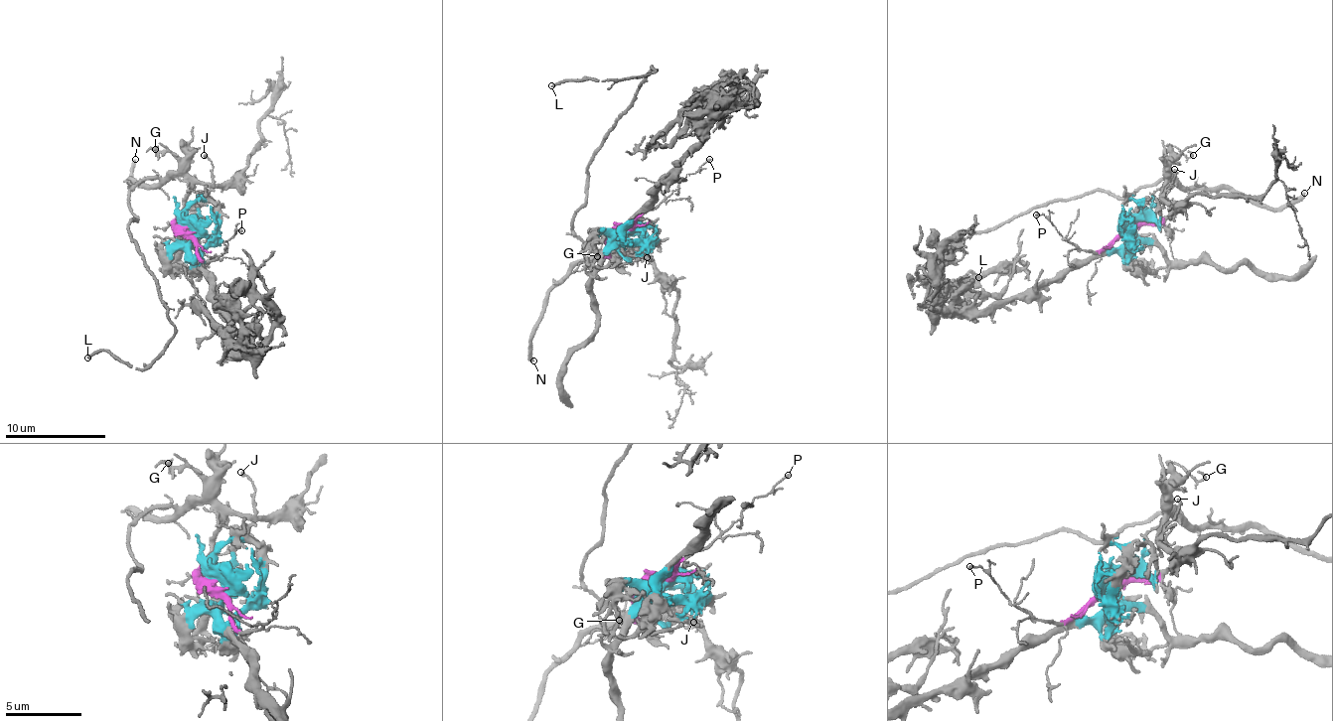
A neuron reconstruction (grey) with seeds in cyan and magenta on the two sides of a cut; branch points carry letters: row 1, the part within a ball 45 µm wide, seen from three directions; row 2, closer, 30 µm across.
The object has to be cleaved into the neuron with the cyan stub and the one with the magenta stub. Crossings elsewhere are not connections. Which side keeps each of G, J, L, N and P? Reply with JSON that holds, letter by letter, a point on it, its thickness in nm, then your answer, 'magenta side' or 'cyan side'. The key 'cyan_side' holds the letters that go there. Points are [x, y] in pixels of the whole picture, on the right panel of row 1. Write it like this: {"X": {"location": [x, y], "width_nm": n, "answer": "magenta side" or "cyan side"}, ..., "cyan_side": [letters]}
{"G": {"location": [1193, 155], "width_nm": 160, "answer": "magenta side"}, "J": {"location": [1174, 169], "width_nm": 150, "answer": "magenta side"}, "L": {"location": [978, 277], "width_nm": 190, "answer": "magenta side"}, "N": {"location": [1304, 193], "width_nm": 280, "answer": "magenta side"}, "P": {"location": [1036, 215], "width_nm": 130, "answer": "magenta side"}, "cyan_side": []}

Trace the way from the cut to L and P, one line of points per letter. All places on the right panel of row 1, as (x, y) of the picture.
L: (1127, 224), (1171, 214), (1165, 183), (1177, 178), (1037, 205), (942, 249), (950, 296), (971, 270), (979, 277)
P: (1127, 224), (1101, 249), (1086, 251), (1035, 214)

